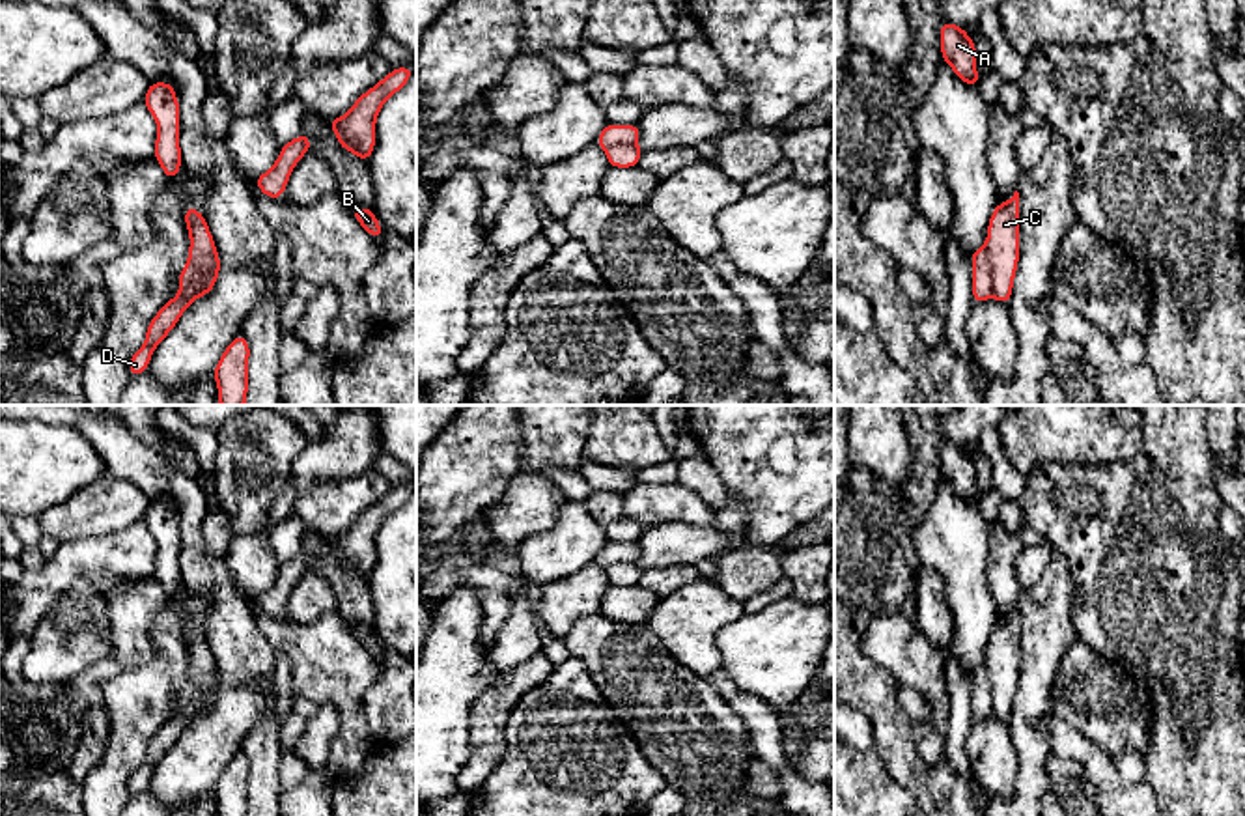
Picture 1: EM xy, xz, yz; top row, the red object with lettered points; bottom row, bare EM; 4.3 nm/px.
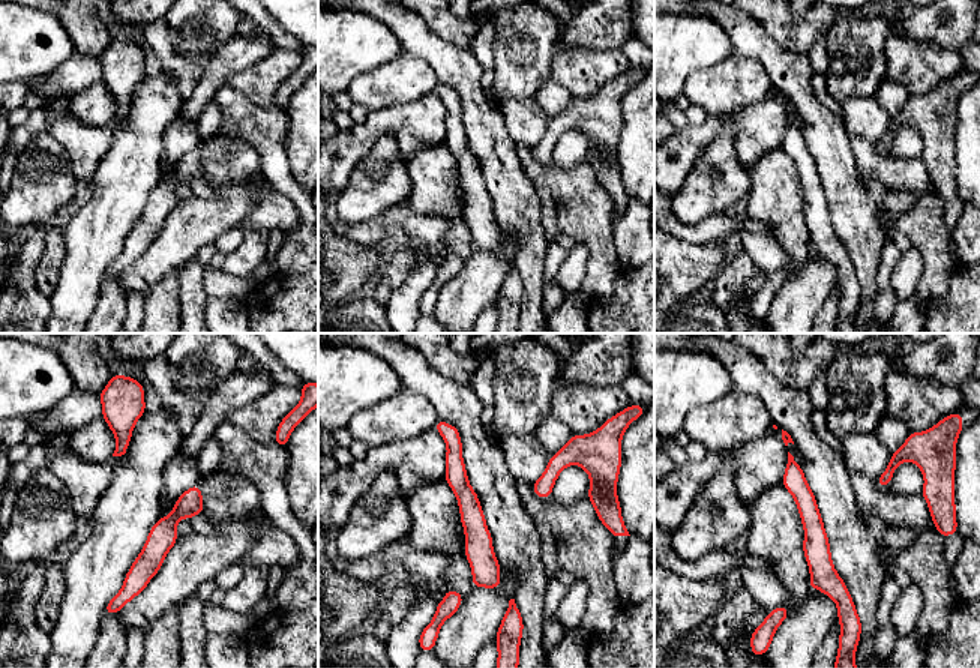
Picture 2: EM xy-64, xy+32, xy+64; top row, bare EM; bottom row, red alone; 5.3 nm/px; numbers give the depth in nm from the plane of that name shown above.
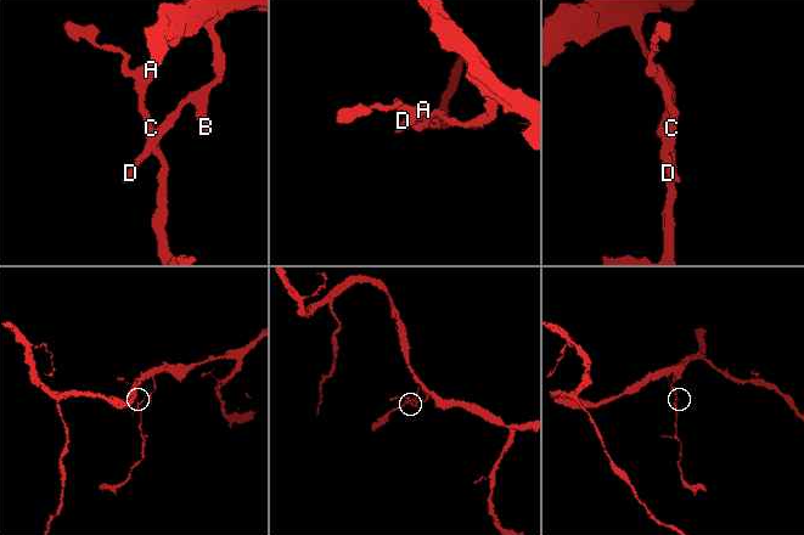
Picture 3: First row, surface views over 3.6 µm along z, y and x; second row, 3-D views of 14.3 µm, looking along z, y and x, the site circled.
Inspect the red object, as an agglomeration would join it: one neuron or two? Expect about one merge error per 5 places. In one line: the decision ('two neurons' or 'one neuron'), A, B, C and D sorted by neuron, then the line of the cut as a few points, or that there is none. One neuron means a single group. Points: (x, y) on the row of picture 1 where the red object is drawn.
two neurons; A C / B D; cut in yz along (984, 247), (990, 258), (993, 295)

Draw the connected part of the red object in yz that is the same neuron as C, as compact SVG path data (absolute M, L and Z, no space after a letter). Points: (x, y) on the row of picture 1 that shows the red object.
M1019 192L991 213L986 250L991 265L993 297L1006 304L1012 297L1014 276L1019 261Z

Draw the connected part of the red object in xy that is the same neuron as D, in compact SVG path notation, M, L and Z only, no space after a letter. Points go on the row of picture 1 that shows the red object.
M192 267L179 271L179 295L170 299L149 321L144 345L131 357L129 373L136 377L149 366L153 349L168 336L189 304L202 297L202 282Z

